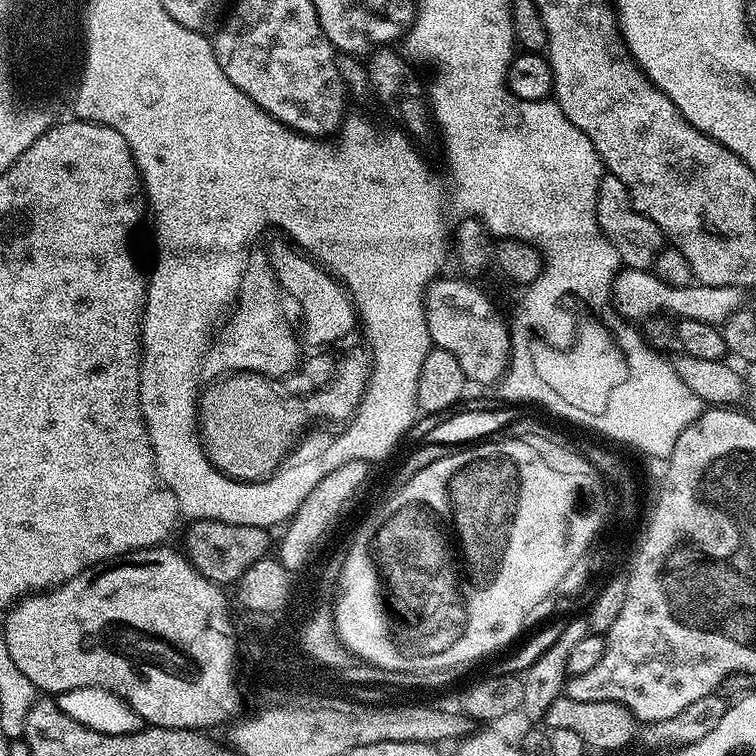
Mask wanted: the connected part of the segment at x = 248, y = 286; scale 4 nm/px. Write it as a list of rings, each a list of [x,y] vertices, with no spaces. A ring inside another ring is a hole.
[[[245,259],[240,289],[234,297],[236,309],[224,325],[219,325],[220,339],[203,367],[208,382],[232,372],[257,372],[273,378],[288,378],[295,373],[302,360],[302,344],[297,333],[292,333],[292,324],[280,300],[282,289],[271,266]]]

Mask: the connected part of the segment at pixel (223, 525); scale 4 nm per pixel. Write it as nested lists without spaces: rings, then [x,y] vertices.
[[[198,519],[189,523],[184,534],[183,555],[200,576],[221,586],[233,585],[254,562],[265,557],[267,531],[216,519]]]

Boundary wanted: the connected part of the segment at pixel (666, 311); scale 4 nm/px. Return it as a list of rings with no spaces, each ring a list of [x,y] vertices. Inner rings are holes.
[[[624,268],[616,273],[616,280],[612,284],[616,310],[629,322],[647,322],[665,316],[722,326],[733,314],[745,307],[744,296],[745,289],[738,286],[706,286],[694,282],[689,288],[675,288],[657,278],[655,271],[643,268]]]

